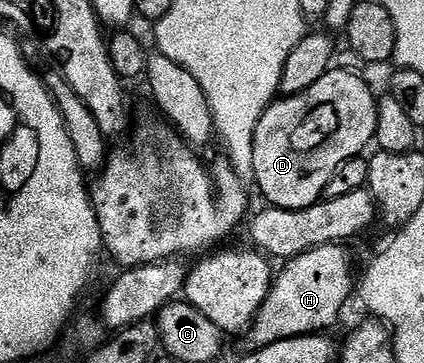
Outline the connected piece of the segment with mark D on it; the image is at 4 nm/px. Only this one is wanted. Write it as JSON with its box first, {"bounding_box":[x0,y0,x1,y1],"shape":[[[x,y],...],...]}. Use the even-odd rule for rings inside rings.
{"bounding_box":[253,70,379,210],"shape":[[[329,70],[322,76],[321,78],[317,78],[317,82],[313,82],[313,86],[309,86],[309,90],[305,90],[304,92],[299,92],[295,96],[283,96],[282,98],[276,99],[271,105],[265,110],[265,114],[261,118],[261,122],[257,122],[257,134],[253,134],[253,174],[255,175],[254,187],[256,189],[259,188],[259,192],[261,195],[267,199],[266,203],[270,205],[272,208],[284,208],[285,210],[301,210],[302,208],[308,208],[309,206],[313,206],[314,204],[318,204],[320,200],[324,199],[323,191],[325,190],[325,186],[329,182],[329,178],[333,178],[333,170],[337,170],[337,166],[341,166],[341,162],[345,162],[349,158],[353,158],[354,156],[364,155],[368,150],[367,147],[372,147],[375,131],[377,130],[377,114],[379,113],[379,100],[377,96],[374,96],[371,93],[371,88],[366,84],[365,81],[362,80],[359,76],[354,76],[351,72],[335,72],[336,70]]]}

